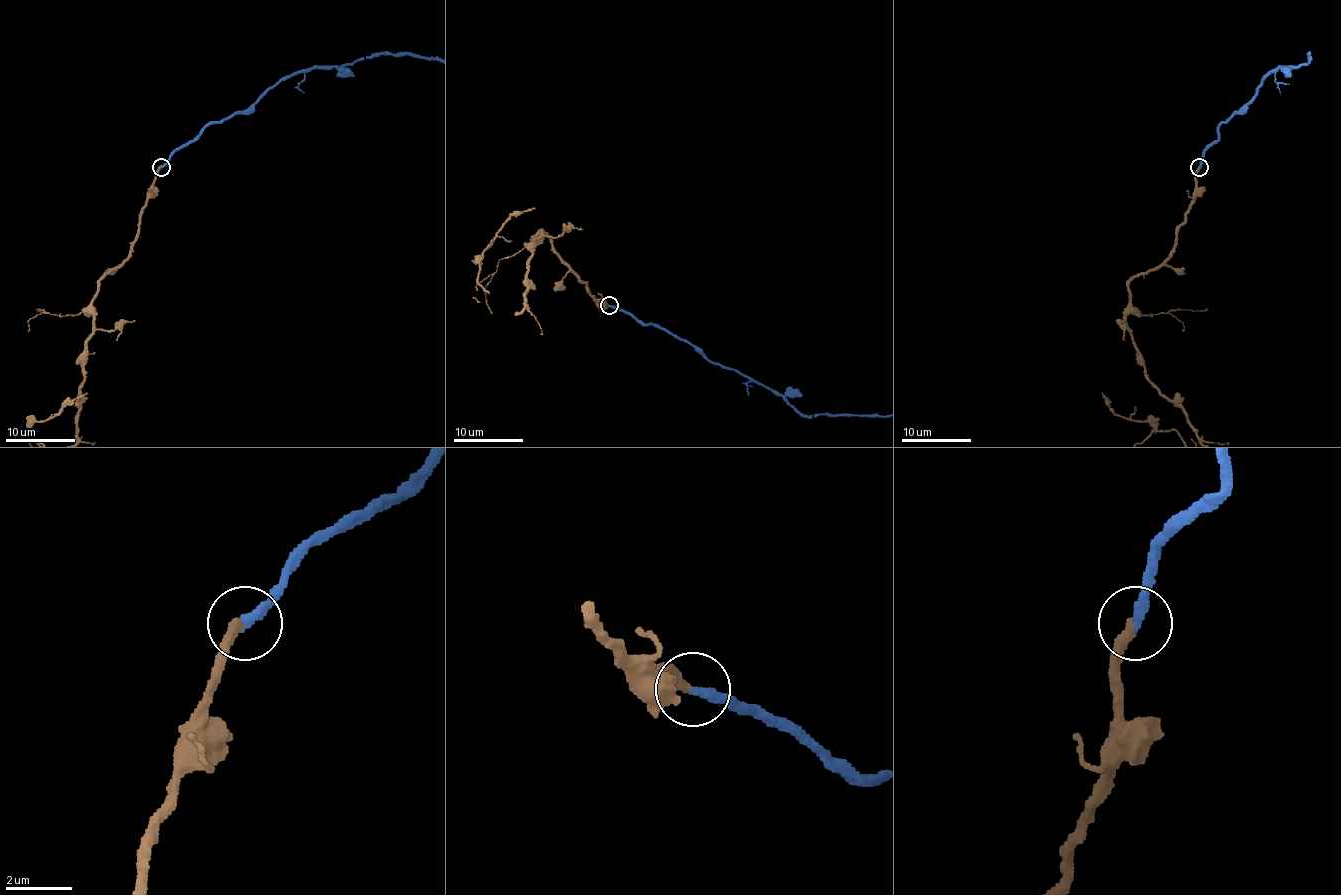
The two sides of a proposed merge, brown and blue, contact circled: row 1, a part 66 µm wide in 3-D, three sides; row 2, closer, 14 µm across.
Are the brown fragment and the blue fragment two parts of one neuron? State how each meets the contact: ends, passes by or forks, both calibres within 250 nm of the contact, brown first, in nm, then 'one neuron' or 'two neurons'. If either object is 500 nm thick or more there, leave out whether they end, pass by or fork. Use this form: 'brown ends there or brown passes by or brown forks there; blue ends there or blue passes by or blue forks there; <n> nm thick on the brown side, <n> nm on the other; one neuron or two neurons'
brown ends there; blue ends there; 320 nm thick on the brown side, 280 nm on the other; one neuron

